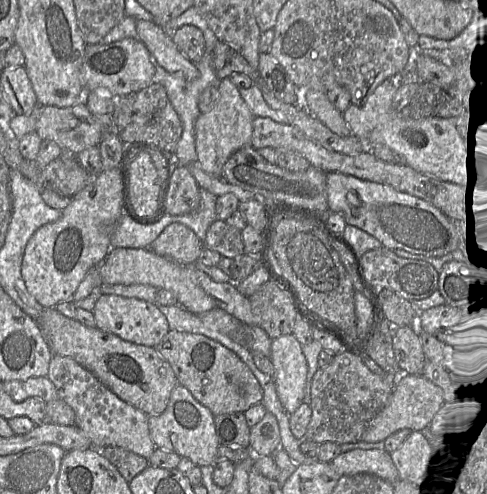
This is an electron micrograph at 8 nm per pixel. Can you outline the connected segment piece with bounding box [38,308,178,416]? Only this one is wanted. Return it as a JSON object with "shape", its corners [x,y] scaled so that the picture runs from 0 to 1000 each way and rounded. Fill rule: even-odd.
{"shape":[[[113,623],[88,626],[78,656],[111,719],[152,727],[197,761],[251,812],[271,820],[302,842],[326,840],[343,824],[349,800],[366,775],[351,741],[326,719],[318,704],[265,694],[199,662],[177,662],[156,646],[142,646],[129,640]]]}

